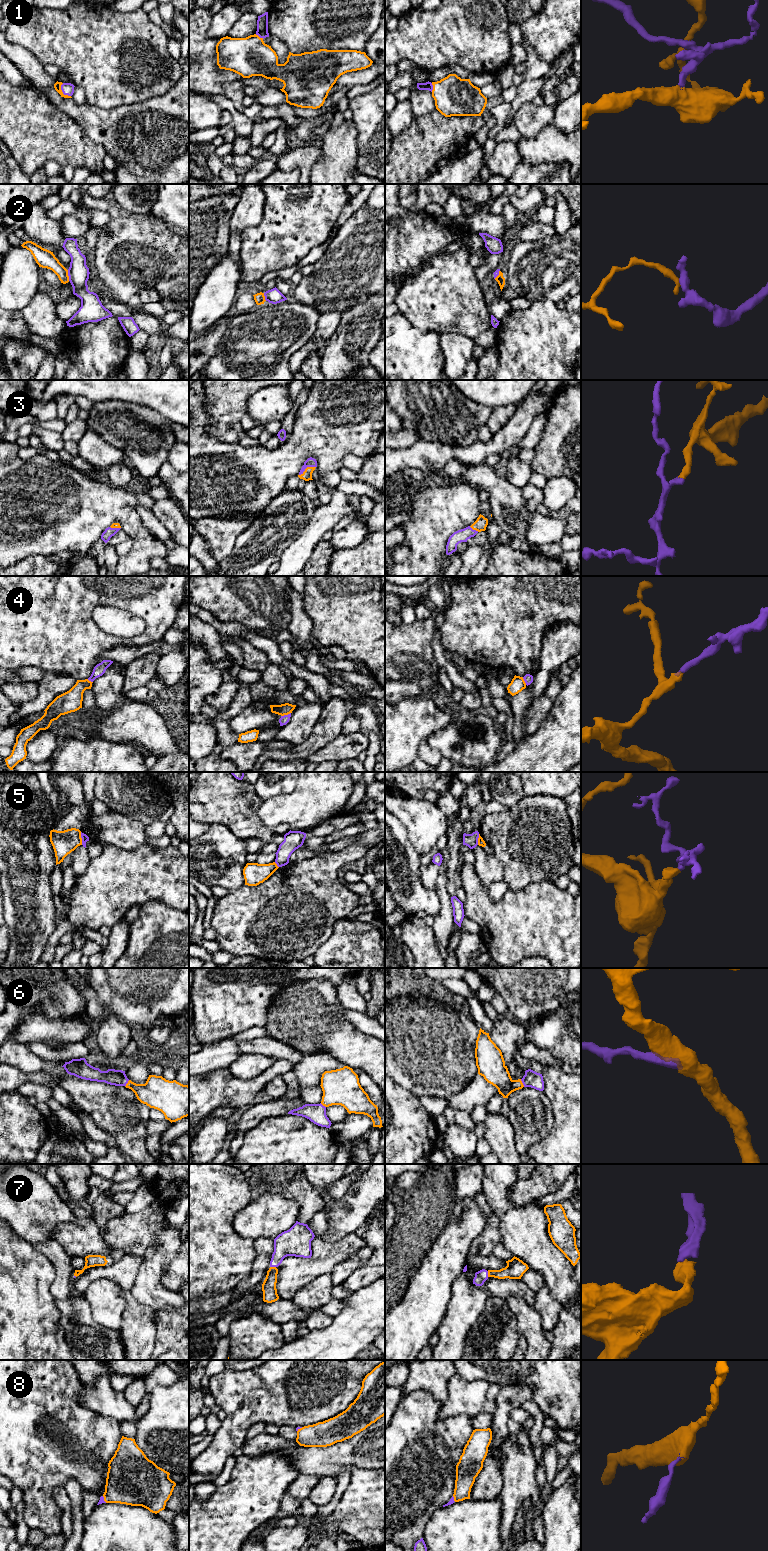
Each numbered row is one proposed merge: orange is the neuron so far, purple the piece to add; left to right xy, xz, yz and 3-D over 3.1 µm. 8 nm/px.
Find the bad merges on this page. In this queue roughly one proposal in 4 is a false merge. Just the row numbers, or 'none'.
2, 4, 5

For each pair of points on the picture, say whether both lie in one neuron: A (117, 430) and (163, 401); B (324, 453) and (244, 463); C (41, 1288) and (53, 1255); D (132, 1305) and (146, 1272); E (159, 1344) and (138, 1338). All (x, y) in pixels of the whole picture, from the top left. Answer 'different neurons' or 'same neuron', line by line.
A: different neurons
B: same neuron
C: different neurons
D: different neurons
E: different neurons

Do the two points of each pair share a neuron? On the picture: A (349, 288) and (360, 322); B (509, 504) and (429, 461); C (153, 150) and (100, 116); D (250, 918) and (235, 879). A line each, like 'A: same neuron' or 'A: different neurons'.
A: different neurons
B: different neurons
C: same neuron
D: different neurons

